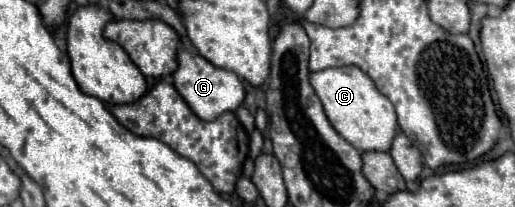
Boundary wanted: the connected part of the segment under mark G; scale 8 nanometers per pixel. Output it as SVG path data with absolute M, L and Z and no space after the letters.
M190 50L178 52L178 70L174 72L172 78L174 78L176 90L182 94L182 98L192 108L192 112L196 112L196 116L200 116L202 120L216 120L216 116L224 112L236 112L246 96L246 92L242 90L244 84L232 70L216 68L200 54Z

